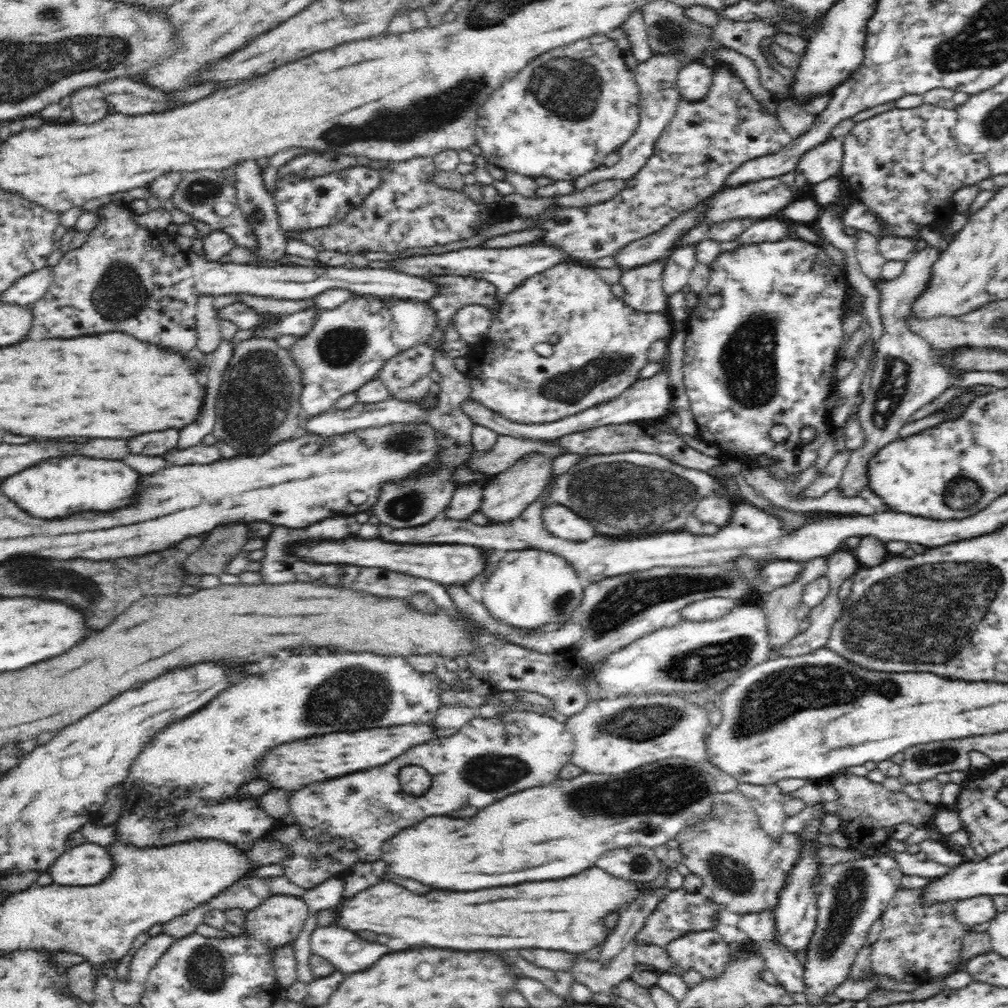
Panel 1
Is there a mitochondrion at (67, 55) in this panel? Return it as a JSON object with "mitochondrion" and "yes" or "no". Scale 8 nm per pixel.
{"mitochondrion":"yes"}

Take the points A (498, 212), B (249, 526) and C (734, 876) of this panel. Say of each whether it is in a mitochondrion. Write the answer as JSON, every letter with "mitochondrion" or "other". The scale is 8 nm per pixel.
{"A":"other","B":"other","C":"mitochondrion"}

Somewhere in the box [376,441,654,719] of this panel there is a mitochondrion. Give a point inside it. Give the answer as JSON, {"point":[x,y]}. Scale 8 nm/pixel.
{"point":[409,504]}

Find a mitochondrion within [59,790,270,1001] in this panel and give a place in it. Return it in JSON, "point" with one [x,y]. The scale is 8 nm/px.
{"point":[206,970]}

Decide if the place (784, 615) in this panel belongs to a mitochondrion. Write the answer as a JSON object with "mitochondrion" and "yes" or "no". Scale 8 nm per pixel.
{"mitochondrion":"no"}

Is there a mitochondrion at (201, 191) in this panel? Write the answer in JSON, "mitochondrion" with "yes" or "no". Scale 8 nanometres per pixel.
{"mitochondrion":"yes"}

